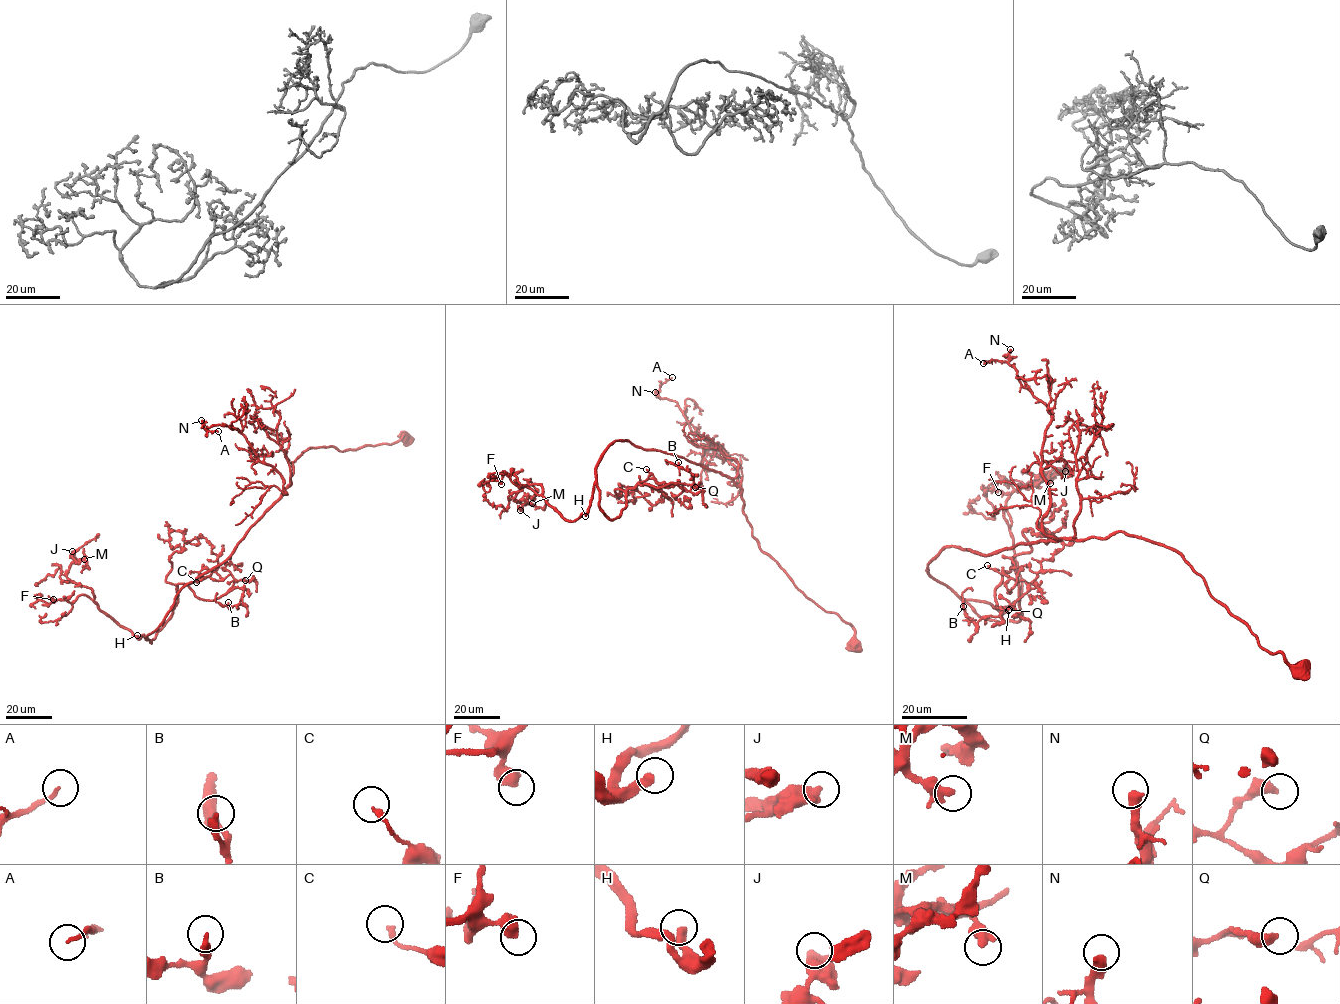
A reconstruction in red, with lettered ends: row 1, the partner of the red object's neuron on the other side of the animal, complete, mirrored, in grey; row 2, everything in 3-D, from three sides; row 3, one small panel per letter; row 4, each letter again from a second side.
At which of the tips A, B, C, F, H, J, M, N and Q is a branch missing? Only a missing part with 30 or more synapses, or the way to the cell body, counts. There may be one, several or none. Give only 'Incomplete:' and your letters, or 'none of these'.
Incomplete: H

